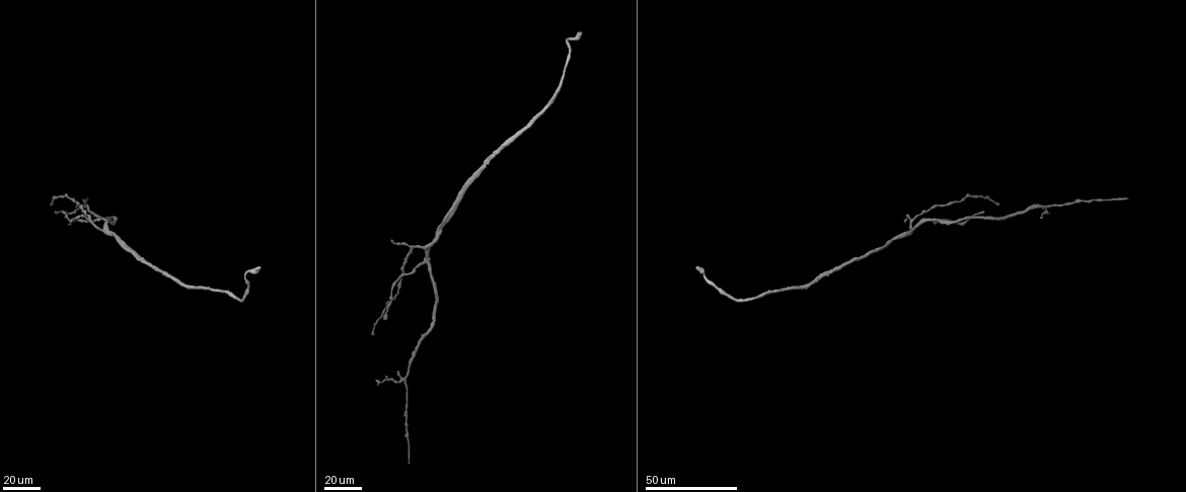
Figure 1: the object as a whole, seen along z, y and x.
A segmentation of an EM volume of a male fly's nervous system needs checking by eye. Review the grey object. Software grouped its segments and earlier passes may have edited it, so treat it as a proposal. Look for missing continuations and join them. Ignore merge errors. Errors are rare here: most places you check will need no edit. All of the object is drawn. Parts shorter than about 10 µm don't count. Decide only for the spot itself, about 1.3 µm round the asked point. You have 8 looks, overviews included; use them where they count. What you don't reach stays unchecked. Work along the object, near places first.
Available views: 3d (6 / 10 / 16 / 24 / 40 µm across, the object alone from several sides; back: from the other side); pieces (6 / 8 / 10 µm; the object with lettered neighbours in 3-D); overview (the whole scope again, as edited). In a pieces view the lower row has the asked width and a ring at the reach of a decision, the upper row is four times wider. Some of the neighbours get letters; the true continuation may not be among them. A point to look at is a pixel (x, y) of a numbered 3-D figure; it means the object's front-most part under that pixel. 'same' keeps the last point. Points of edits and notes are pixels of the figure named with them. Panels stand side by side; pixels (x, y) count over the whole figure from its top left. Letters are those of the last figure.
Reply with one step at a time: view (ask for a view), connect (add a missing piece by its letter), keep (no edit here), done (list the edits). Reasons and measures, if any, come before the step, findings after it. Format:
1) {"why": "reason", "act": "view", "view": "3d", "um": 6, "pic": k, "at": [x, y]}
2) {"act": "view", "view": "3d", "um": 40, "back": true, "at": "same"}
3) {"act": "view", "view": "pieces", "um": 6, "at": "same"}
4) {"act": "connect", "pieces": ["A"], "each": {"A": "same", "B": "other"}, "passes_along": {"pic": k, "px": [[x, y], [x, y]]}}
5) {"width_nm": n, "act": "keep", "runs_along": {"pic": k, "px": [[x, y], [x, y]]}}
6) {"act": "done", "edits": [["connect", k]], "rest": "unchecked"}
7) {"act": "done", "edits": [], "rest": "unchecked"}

{"why": "end of a long branch", "act": "view", "view": "3d", "um": 40, "pic": 1, "at": [998, 203]}

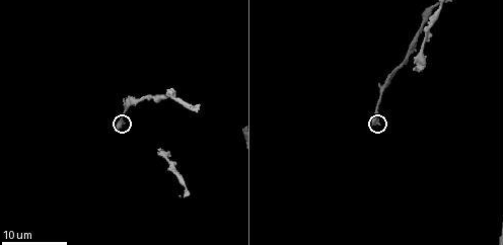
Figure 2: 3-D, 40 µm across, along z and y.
{"act": "view", "view": "pieces", "um": 10, "pic": 2, "at": [372, 124]}

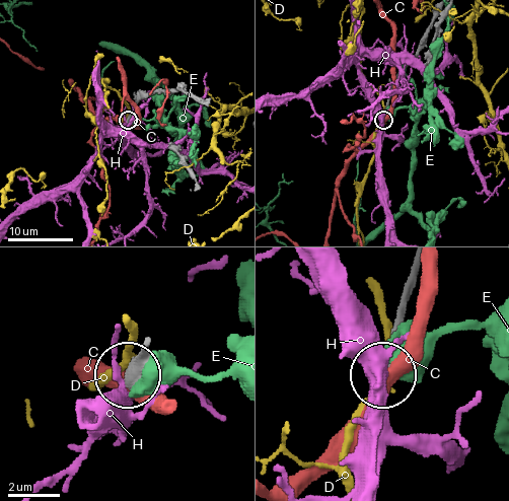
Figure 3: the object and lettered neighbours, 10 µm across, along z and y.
{"act": "keep", "each": {"C": "other", "D": "other", "E": "other", "H": "other"}, "found": "no lettered piece goes on from it"}

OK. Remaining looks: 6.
{"why": "free end", "act": "view", "view": "3d", "um": 24, "pic": 2, "at": [415, 67]}

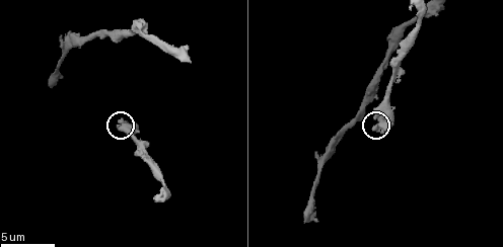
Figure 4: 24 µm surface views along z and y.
{"act": "view", "view": "pieces", "um": 10, "pic": 4, "at": [376, 129]}

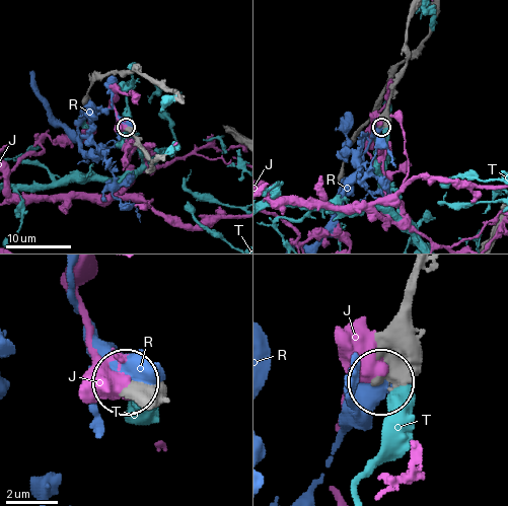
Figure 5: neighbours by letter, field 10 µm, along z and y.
{"act": "keep", "each": {"J": "other", "R": "other", "T": "other"}, "runs_along": {"pic": 5, "px": [[417, 275], [404, 341], [381, 378]]}, "found": "no lettered piece goes on from it"}

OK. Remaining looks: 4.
{"why": "free end", "act": "view", "view": "3d", "um": 24, "pic": 1, "at": [392, 241]}

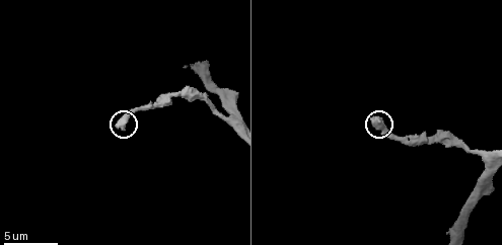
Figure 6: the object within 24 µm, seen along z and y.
{"act": "view", "view": "3d", "um": 6, "pic": 6, "at": [117, 124]}

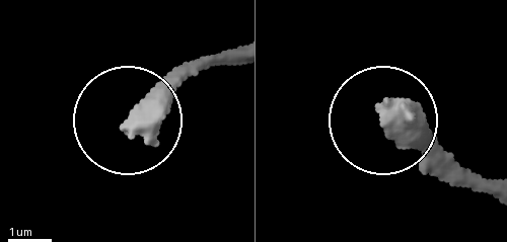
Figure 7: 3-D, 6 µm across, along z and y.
{"act": "view", "view": "pieces", "um": 8, "pic": 7, "at": [384, 110]}

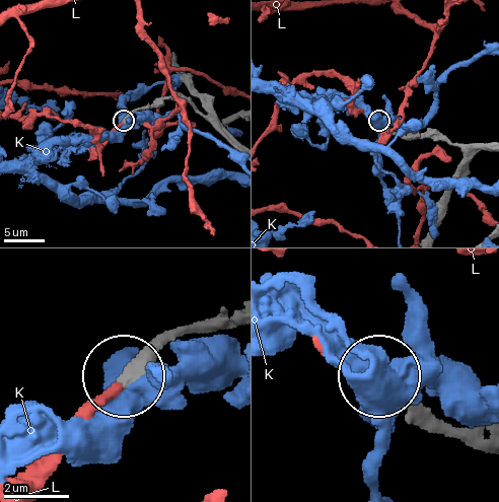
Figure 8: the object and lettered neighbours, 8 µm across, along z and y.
{"act": "keep", "each": {"K": "other", "L": "other"}, "found": "no lettered piece goes on from it"}

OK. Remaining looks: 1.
{"act": "done", "edits": [], "rest": "unchecked"}

